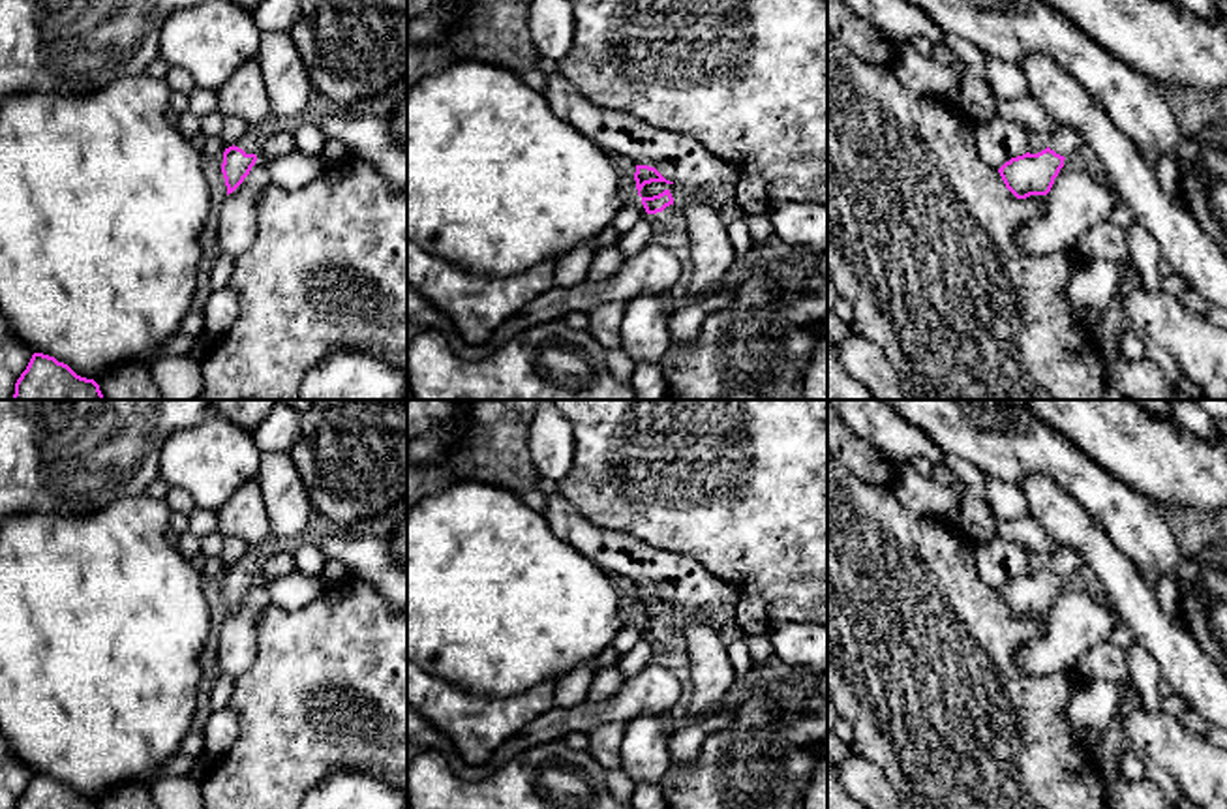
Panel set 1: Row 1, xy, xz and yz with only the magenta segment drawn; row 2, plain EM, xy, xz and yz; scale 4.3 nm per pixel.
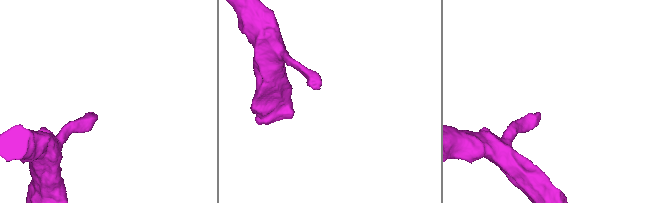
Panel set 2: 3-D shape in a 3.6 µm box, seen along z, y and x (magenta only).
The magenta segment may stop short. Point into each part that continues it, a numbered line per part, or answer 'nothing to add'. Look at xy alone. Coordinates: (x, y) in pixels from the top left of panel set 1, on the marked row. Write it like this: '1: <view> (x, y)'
1: xy (289, 89)

